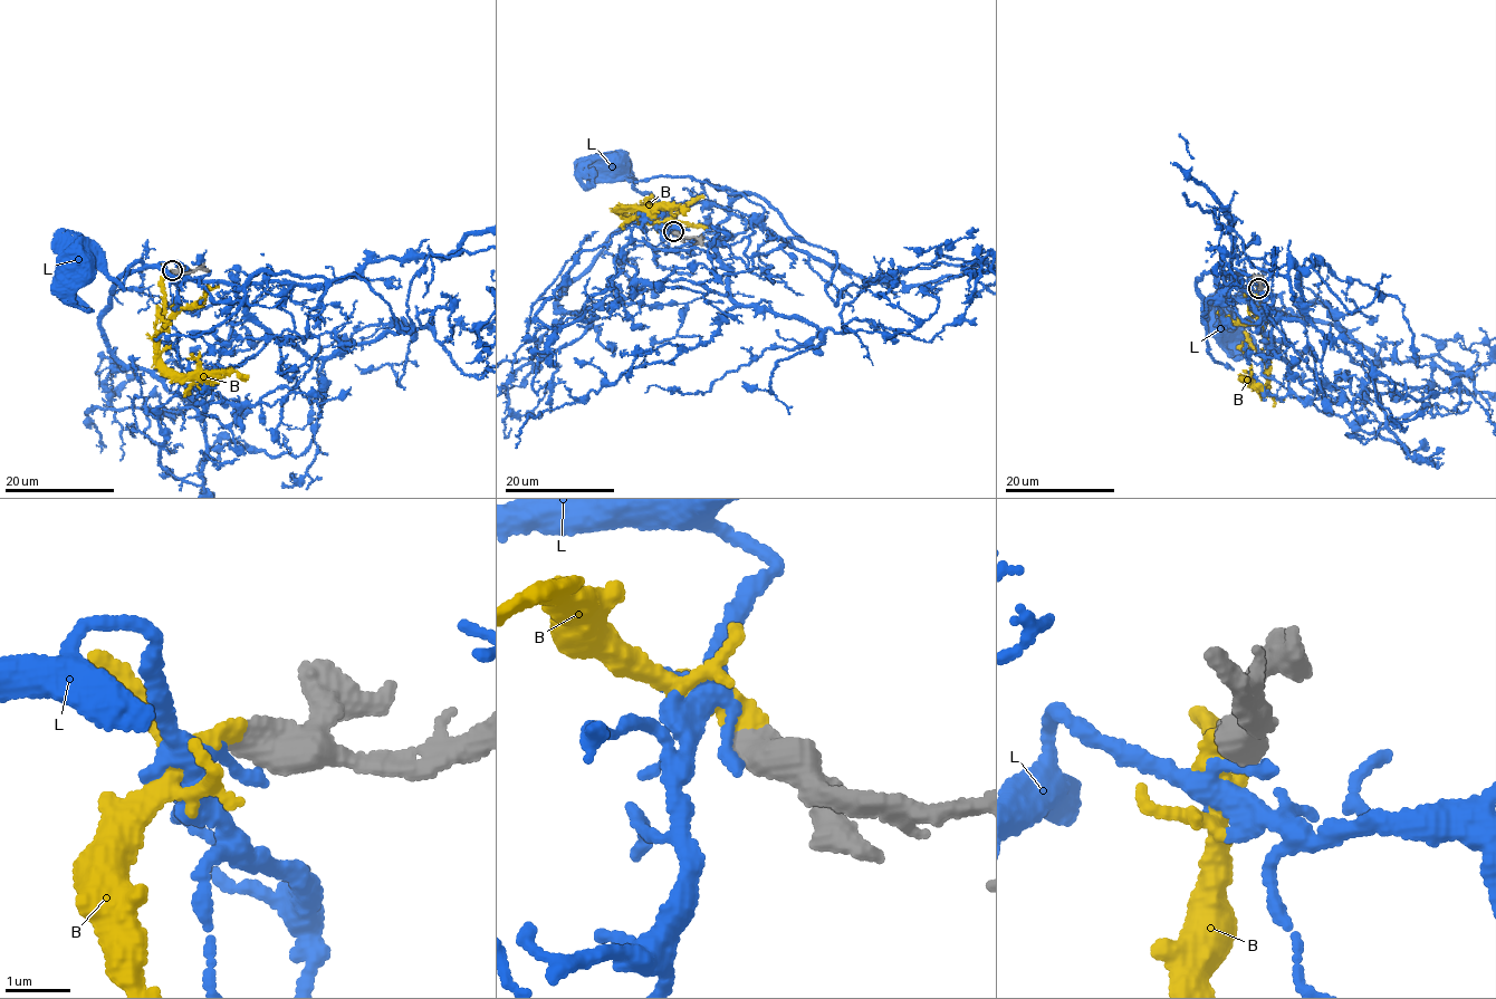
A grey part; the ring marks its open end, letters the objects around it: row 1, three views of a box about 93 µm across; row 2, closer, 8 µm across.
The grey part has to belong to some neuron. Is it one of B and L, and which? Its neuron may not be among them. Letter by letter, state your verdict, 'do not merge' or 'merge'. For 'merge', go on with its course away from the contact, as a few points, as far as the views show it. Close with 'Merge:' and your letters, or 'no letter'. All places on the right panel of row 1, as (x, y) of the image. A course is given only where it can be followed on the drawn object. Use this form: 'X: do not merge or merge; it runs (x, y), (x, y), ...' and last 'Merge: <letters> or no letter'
B: merge; it runs (1259, 289), (1257, 325), (1265, 342), (1267, 380), (1263, 387), (1240, 378)
L: do not merge
Merge: B

